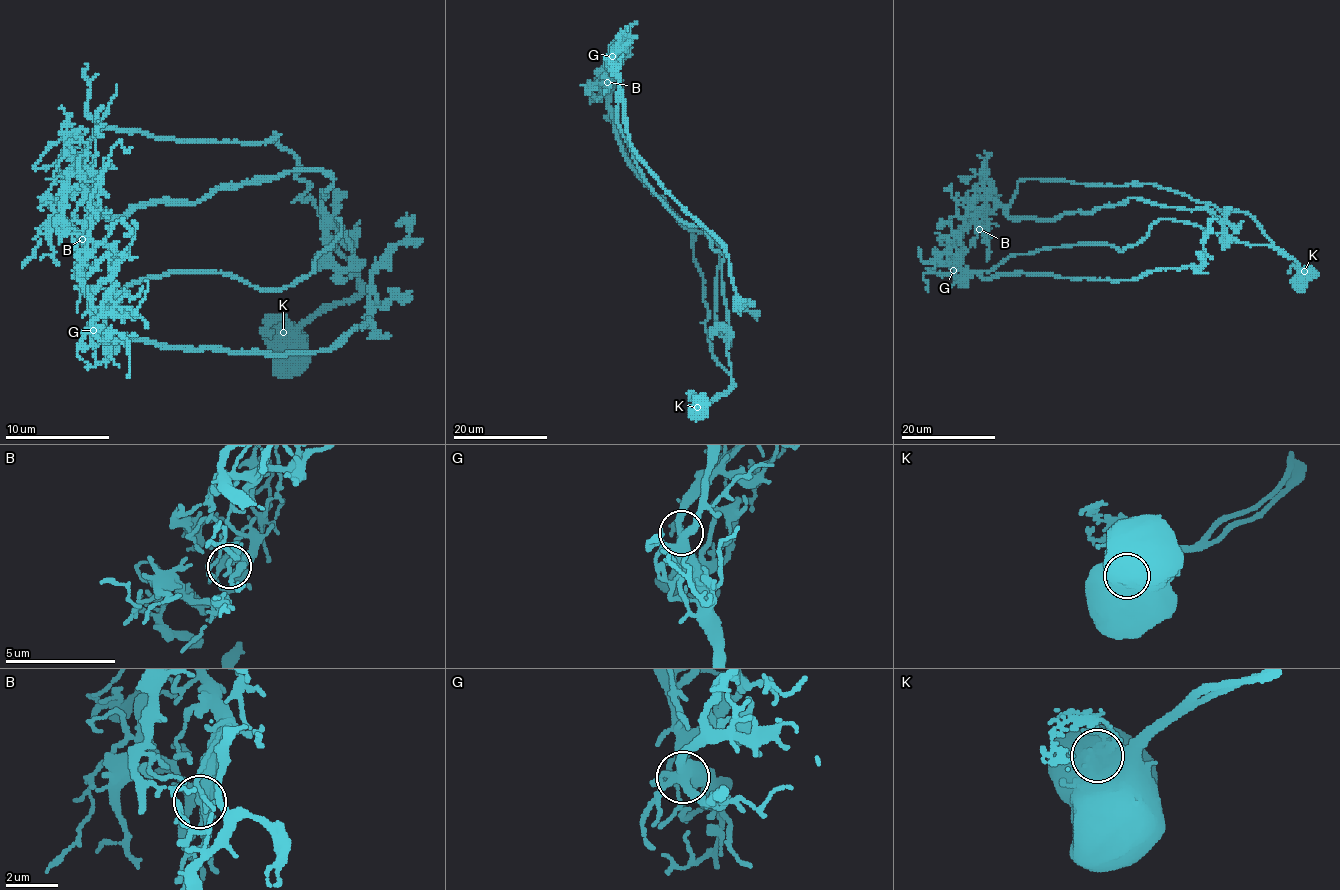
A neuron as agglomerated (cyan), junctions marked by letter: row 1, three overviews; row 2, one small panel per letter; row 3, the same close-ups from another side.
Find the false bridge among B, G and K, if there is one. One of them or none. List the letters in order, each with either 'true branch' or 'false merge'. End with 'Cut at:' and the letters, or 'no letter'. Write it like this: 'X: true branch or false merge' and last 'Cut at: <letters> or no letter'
B: true branch
G: true branch
K: false merge
Cut at: K

